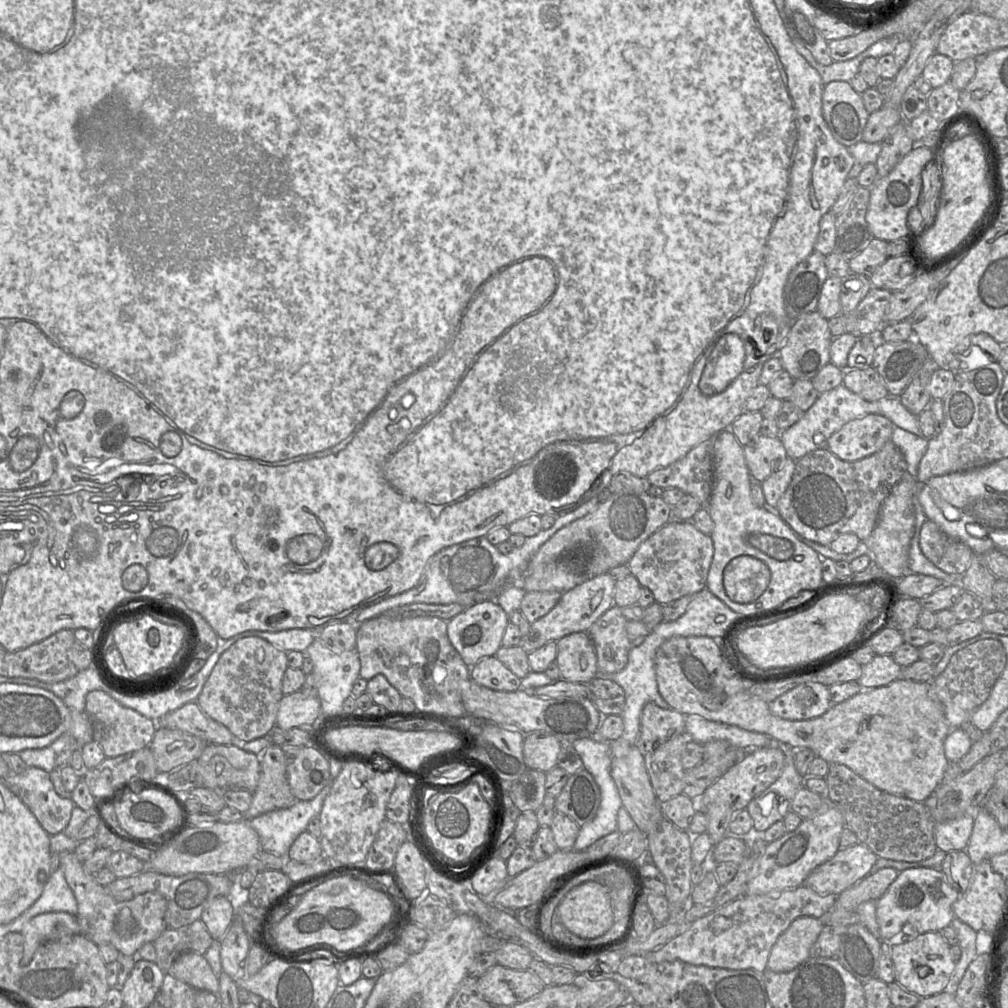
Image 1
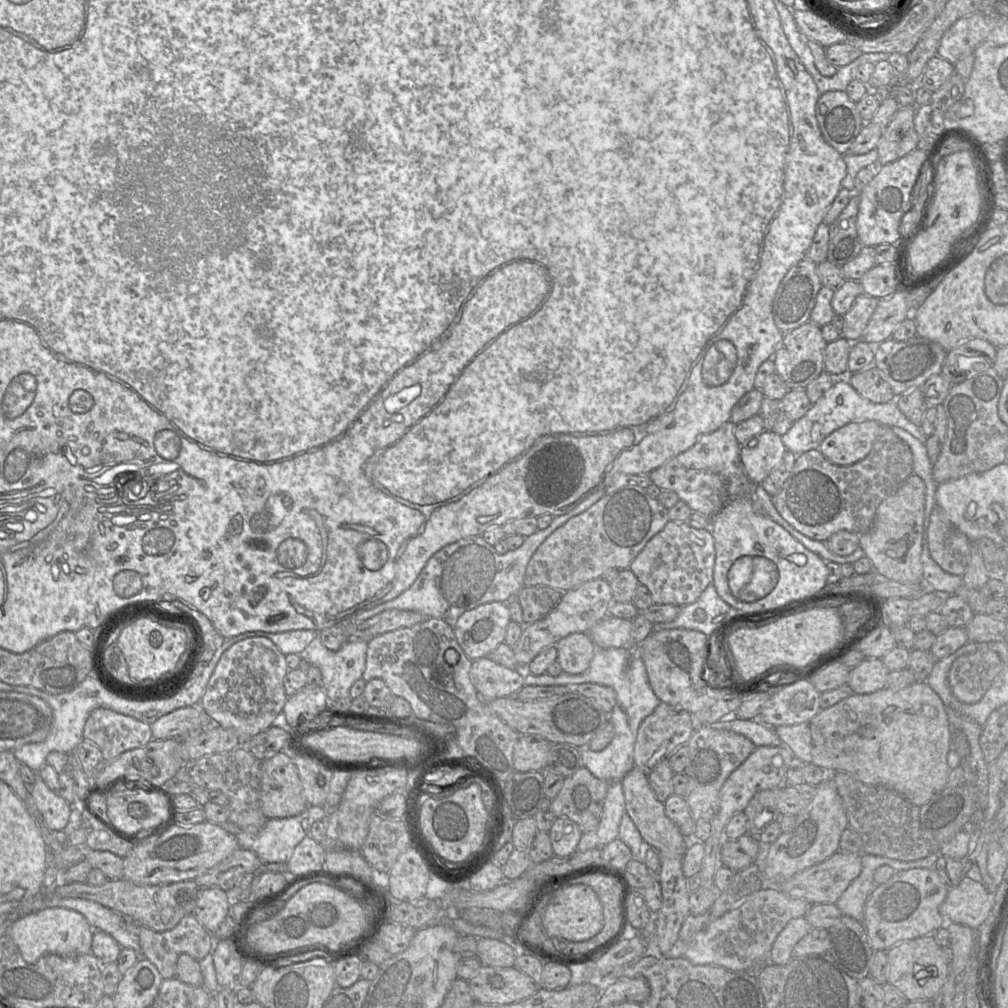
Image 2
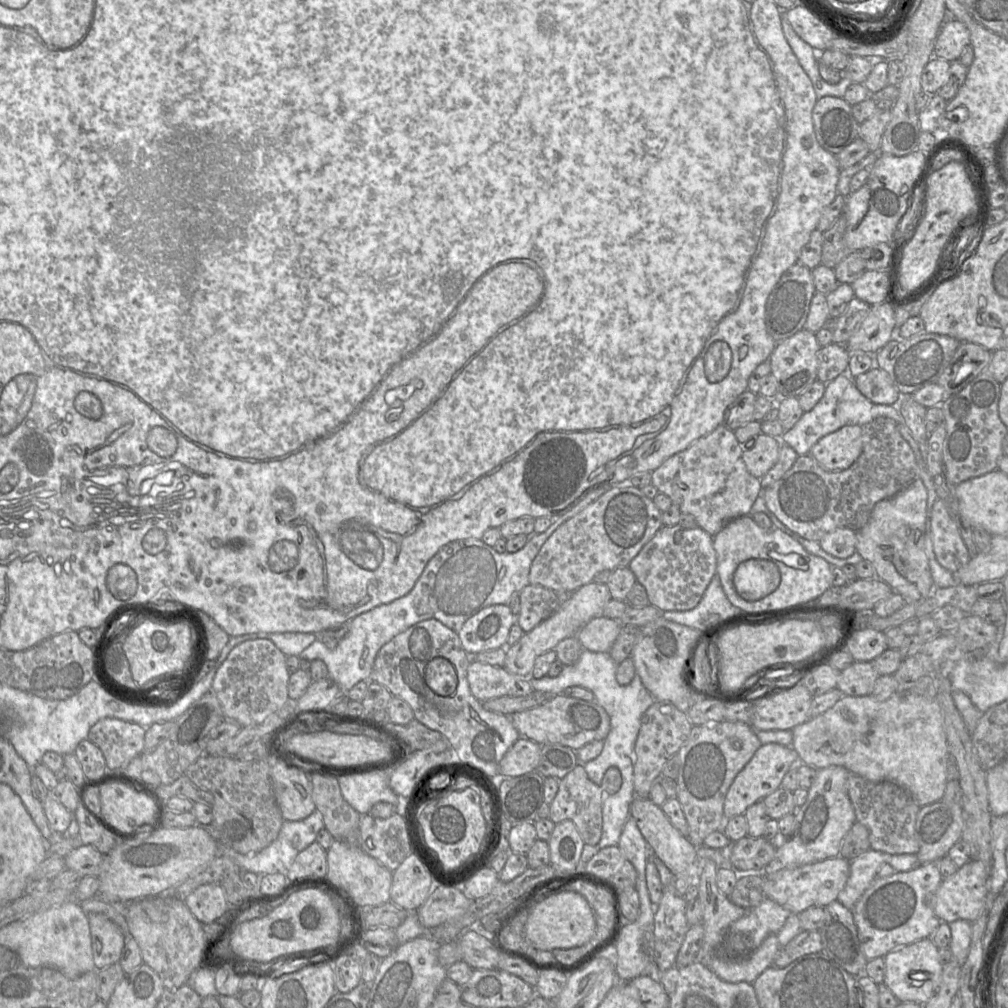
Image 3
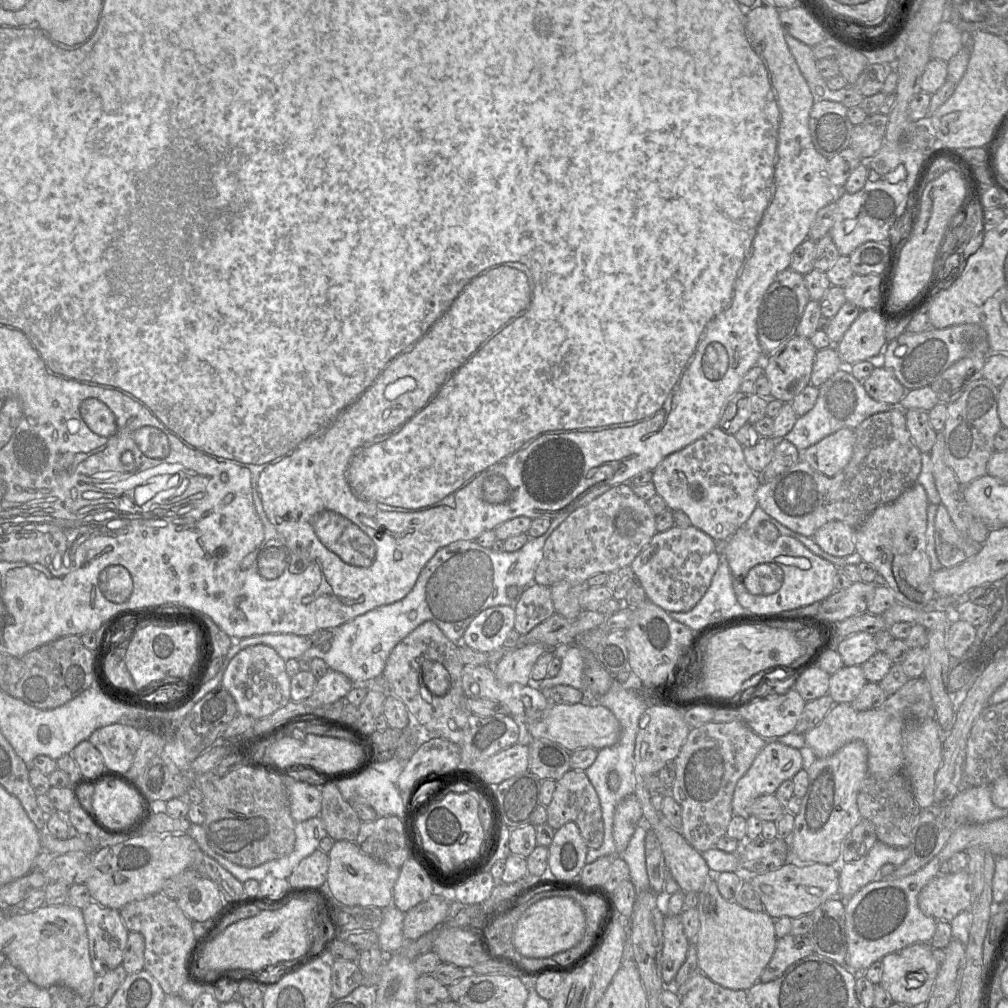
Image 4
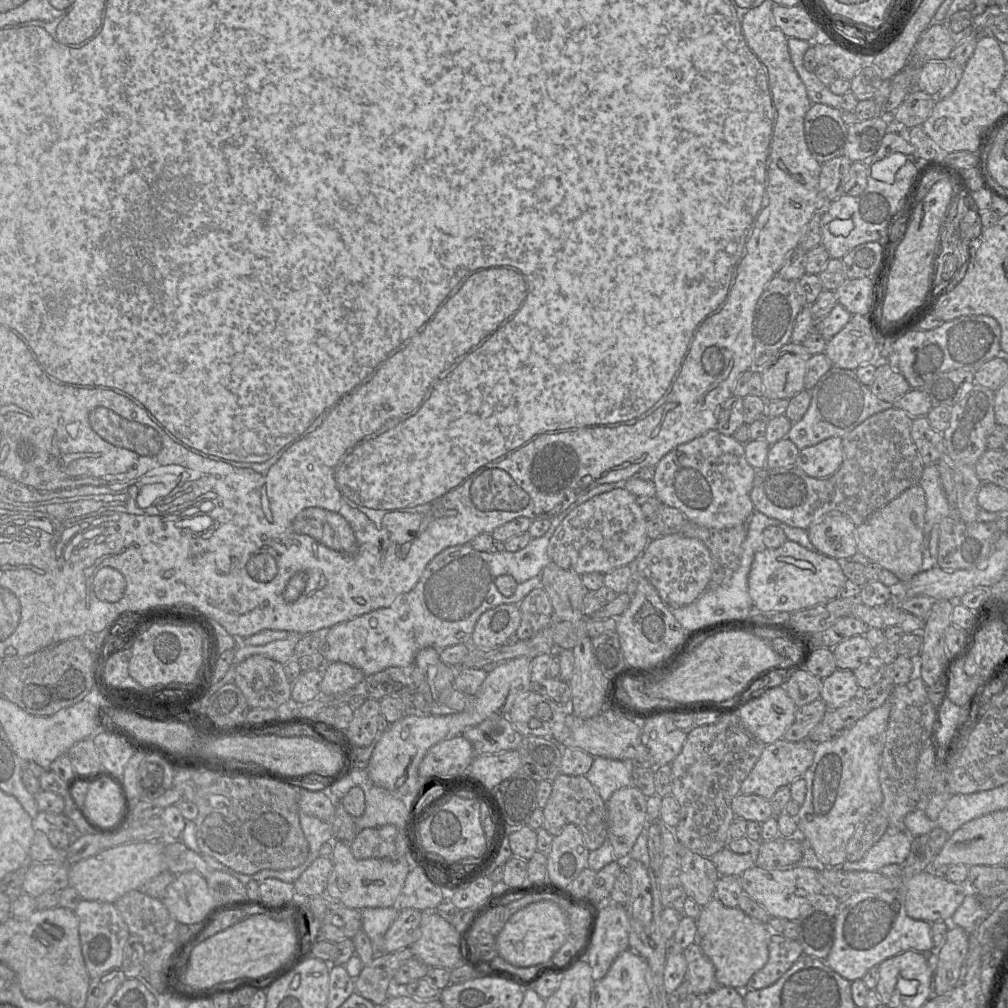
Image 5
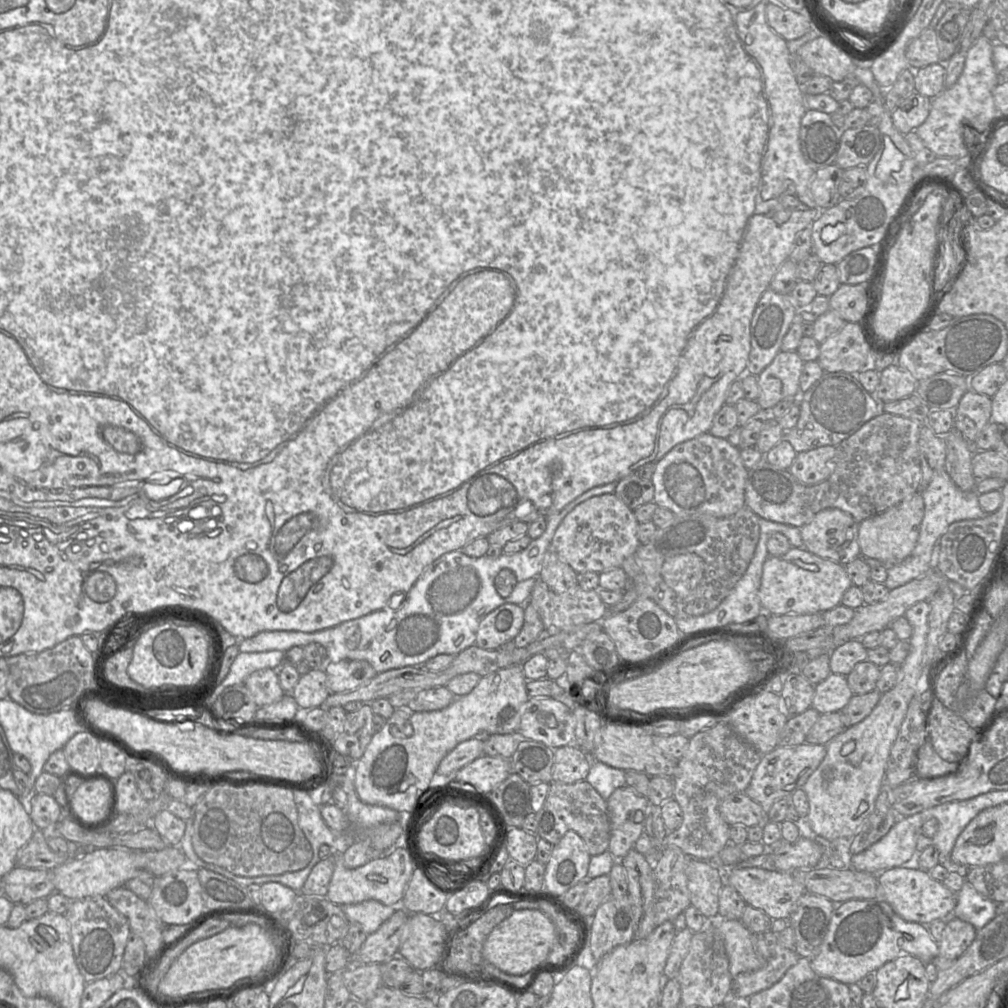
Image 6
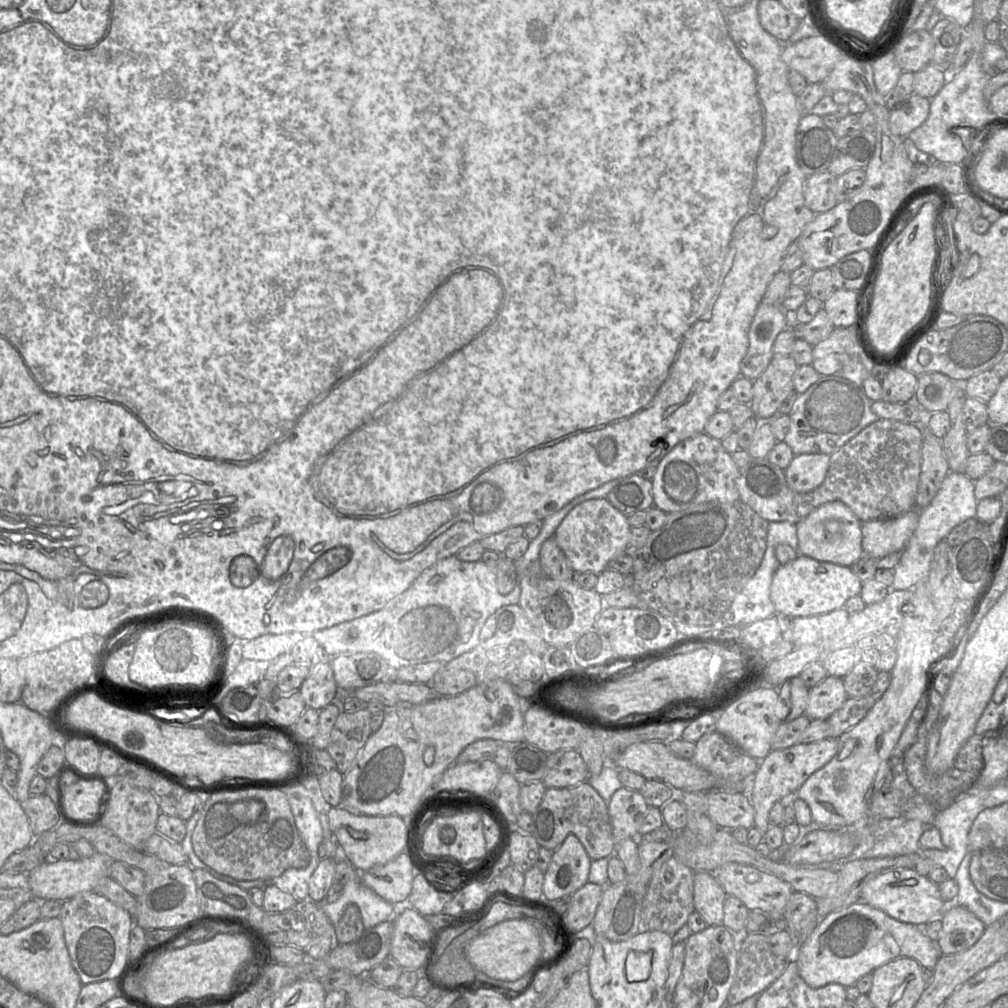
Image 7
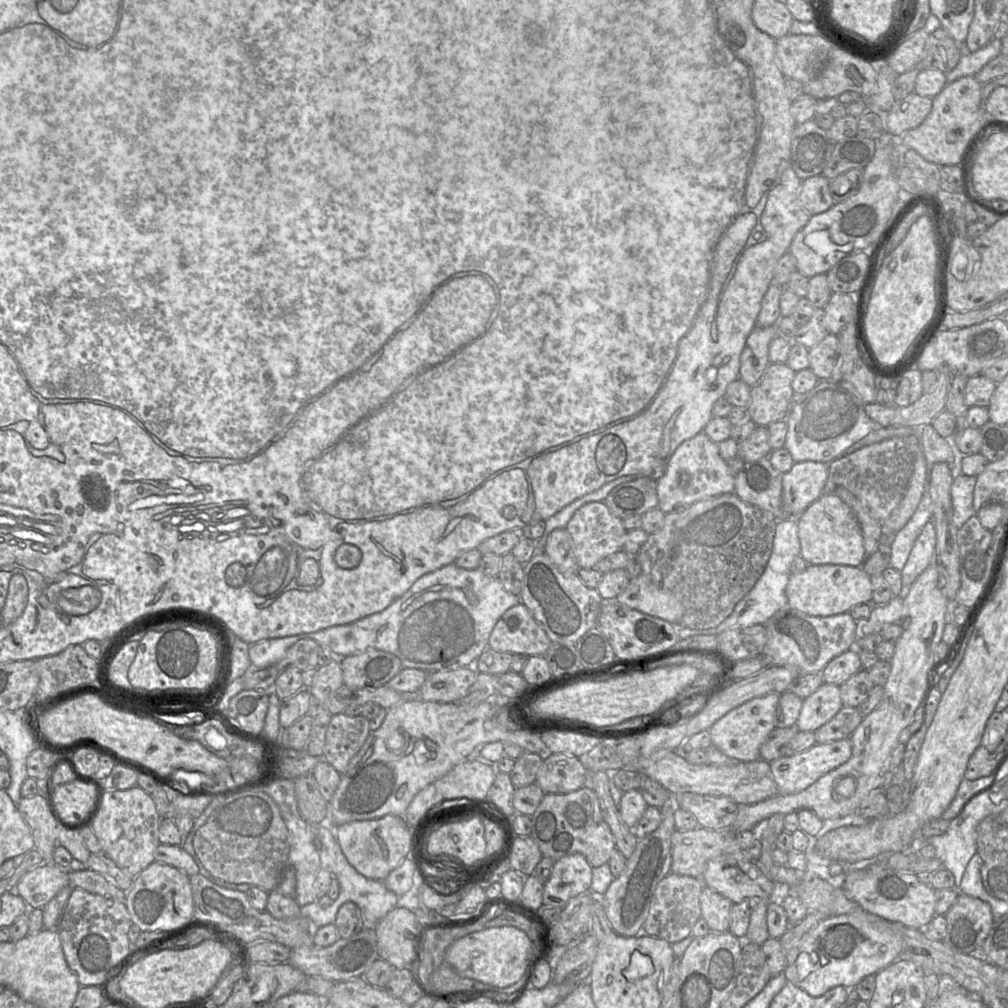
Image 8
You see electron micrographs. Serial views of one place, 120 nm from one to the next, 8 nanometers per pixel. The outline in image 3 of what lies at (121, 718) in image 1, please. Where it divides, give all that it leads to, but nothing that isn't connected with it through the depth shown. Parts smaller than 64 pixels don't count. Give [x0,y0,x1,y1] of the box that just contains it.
[87,718,146,771]

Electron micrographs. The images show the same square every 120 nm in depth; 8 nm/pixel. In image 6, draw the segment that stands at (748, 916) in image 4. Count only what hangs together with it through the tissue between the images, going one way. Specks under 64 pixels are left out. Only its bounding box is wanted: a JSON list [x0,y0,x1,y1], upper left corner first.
[707,914,761,978]

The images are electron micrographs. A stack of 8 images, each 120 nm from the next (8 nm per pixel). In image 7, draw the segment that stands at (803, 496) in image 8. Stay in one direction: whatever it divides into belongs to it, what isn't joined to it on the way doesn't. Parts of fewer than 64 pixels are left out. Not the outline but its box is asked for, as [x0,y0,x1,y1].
[784,453,830,493]

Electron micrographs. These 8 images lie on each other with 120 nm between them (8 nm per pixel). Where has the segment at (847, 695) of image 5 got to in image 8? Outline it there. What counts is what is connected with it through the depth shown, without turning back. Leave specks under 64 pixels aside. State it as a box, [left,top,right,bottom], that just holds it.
[795,683,843,732]

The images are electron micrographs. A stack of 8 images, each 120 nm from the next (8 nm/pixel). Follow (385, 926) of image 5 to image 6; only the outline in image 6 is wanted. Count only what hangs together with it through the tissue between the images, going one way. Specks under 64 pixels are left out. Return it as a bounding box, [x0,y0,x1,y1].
[340,900,401,935]

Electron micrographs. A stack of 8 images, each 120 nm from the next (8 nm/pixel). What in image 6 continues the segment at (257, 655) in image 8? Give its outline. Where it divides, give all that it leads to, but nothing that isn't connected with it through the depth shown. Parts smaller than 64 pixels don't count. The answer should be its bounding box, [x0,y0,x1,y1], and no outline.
[238,631,316,652]

